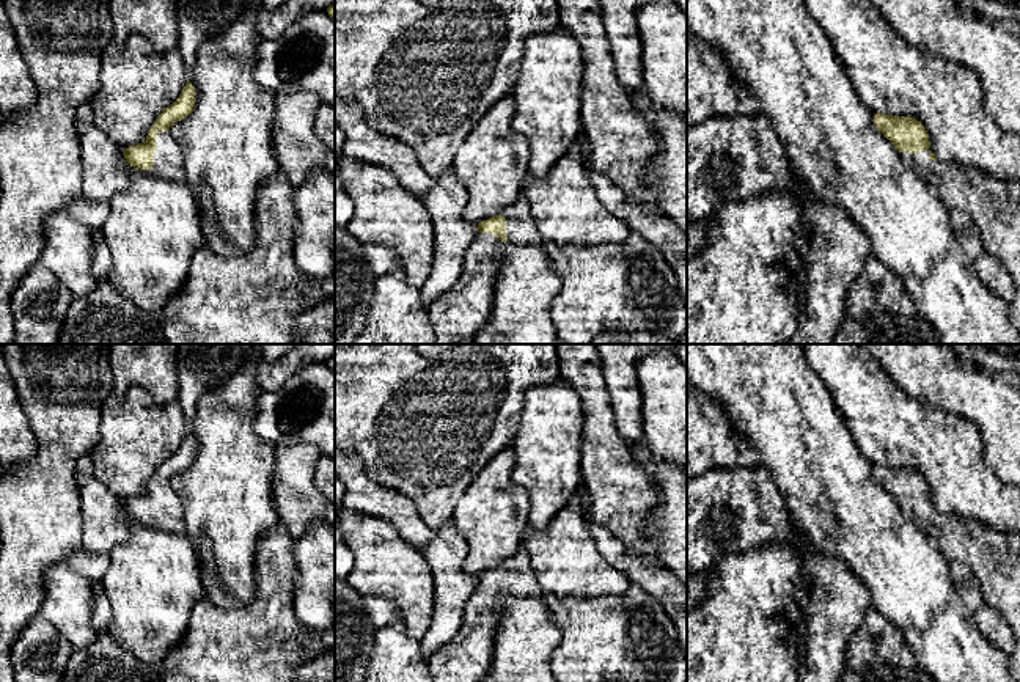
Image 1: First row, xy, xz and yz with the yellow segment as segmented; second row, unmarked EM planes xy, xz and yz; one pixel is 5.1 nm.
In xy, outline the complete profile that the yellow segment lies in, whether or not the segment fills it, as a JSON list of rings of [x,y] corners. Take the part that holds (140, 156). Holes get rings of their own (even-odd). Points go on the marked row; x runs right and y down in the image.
[[[187,82],[179,97],[162,110],[143,143],[123,151],[126,162],[148,176],[185,184],[184,156],[170,127],[187,118],[195,107],[195,86]]]

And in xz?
[[[522,193],[498,215],[478,223],[476,239],[464,256],[462,277],[449,292],[427,306],[435,332],[434,344],[462,344],[482,328],[492,308],[495,259],[501,242],[541,245],[534,218]]]

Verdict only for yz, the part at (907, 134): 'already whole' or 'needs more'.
needs more

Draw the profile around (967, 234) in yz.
[[[951,212],[951,231],[965,255],[974,261],[982,253],[981,234],[973,220],[962,212]]]

